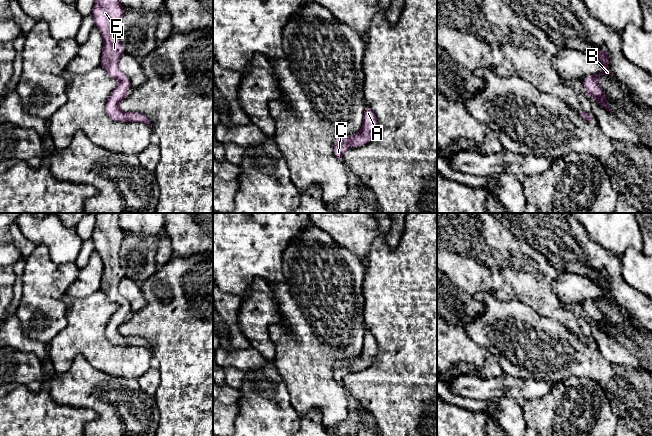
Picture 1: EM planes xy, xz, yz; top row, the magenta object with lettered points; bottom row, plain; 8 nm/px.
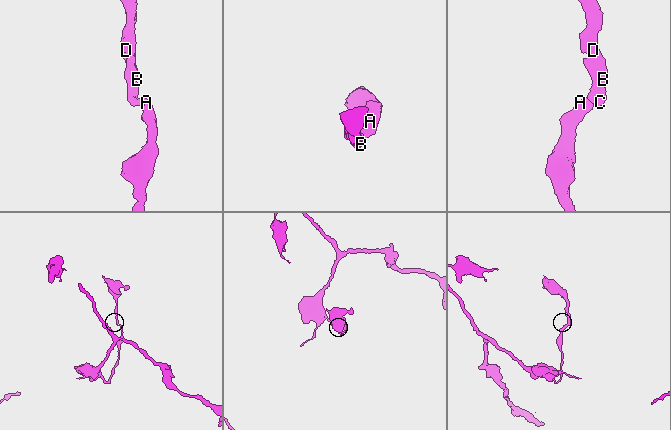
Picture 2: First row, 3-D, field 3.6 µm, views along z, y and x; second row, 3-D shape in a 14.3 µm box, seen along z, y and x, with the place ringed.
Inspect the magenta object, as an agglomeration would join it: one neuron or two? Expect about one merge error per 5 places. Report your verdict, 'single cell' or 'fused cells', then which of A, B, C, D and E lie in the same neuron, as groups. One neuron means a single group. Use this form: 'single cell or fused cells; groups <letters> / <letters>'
single cell; groups A B C D E

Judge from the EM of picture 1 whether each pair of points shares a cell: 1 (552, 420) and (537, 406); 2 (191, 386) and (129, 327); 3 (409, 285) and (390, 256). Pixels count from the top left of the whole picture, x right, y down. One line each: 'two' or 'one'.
1: one
2: one
3: one

